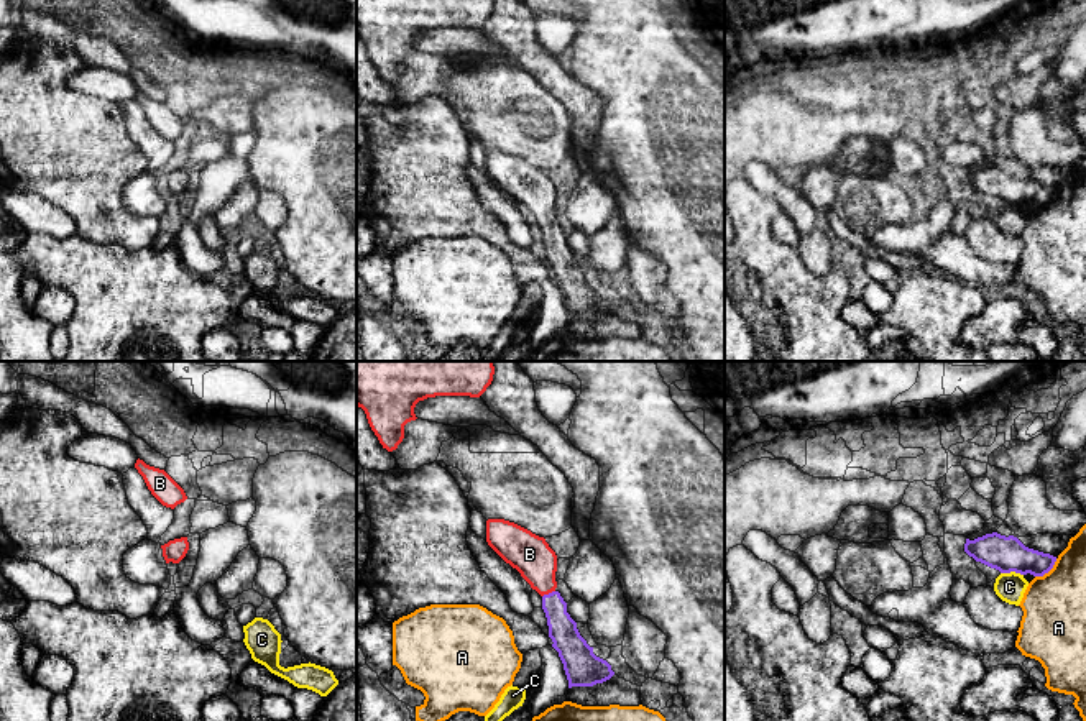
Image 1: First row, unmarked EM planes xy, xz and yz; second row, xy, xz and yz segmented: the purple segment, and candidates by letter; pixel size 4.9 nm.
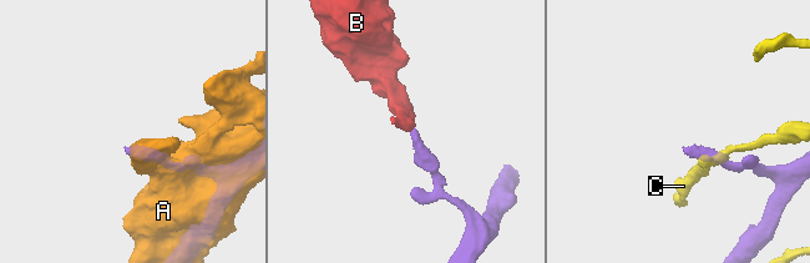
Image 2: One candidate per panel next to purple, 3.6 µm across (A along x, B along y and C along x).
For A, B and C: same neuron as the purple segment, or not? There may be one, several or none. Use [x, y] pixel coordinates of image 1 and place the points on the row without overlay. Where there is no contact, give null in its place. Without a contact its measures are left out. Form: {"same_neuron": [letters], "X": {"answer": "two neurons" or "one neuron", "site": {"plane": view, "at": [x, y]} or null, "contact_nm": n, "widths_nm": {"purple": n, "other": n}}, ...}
{"same_neuron": ["B"], "A": {"answer": "two neurons", "site": {"plane": "yz", "at": [1047, 204]}, "contact_nm": 140, "widths_nm": {"purple": 180, "other": 320}}, "B": {"answer": "one neuron", "site": {"plane": "xz", "at": [549, 225]}, "contact_nm": 70, "widths_nm": {"purple": 140, "other": 200}}, "C": {"answer": "two neurons", "site": {"plane": "yz", "at": [1012, 202]}, "contact_nm": 110, "widths_nm": {"purple": 180, "other": 140}}}

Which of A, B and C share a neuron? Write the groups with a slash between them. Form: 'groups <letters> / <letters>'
groups A / B / C

